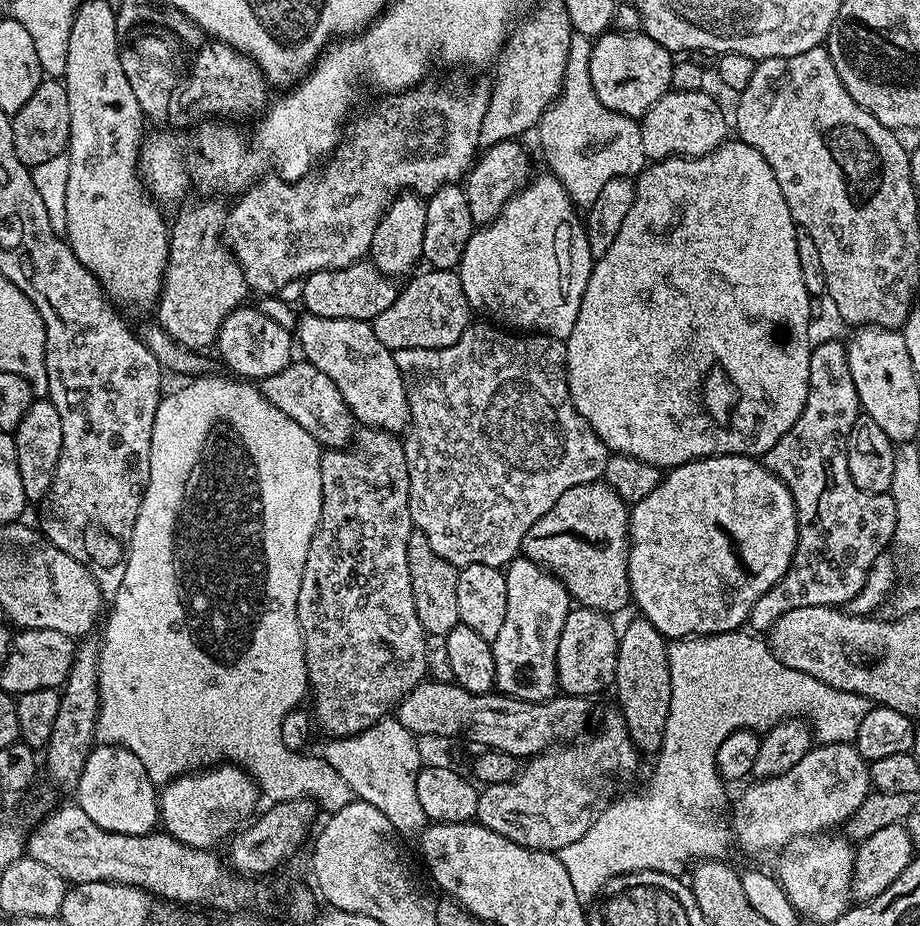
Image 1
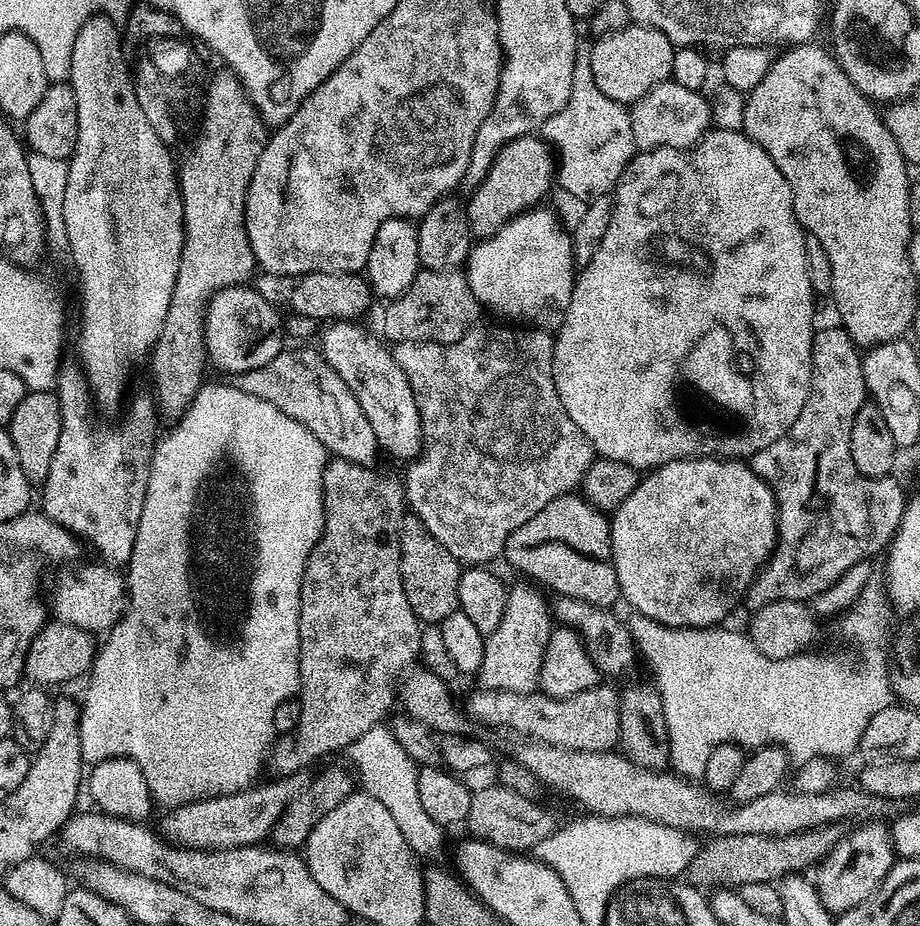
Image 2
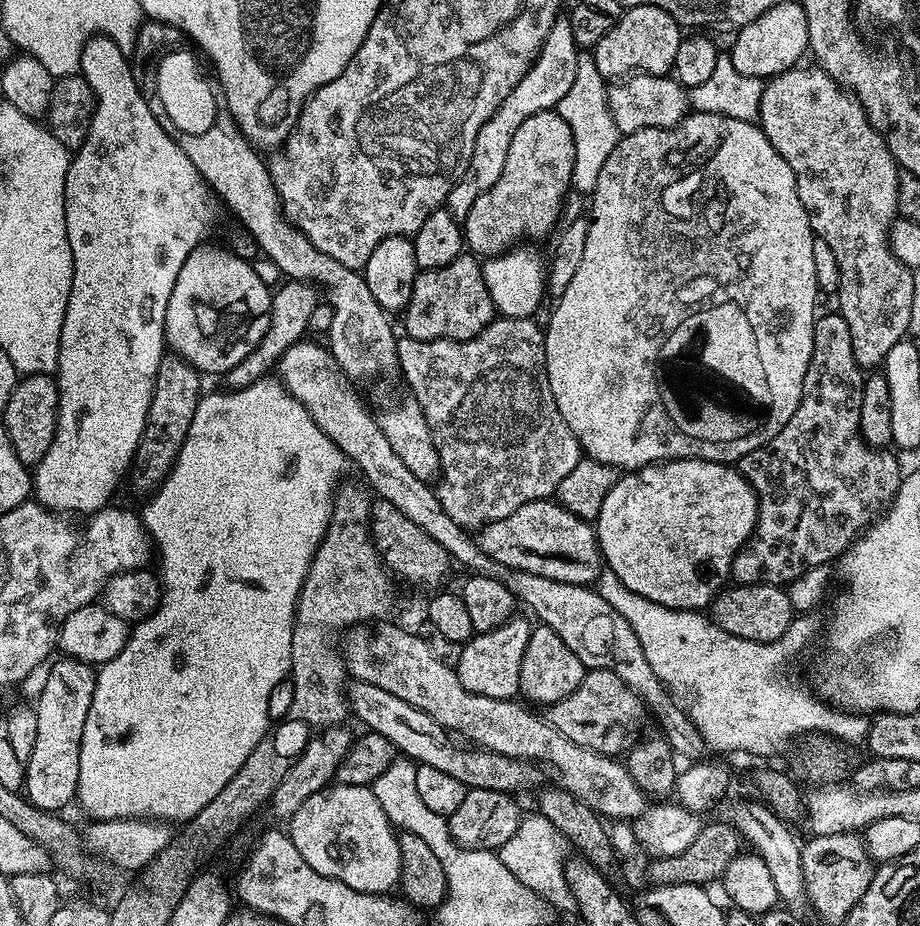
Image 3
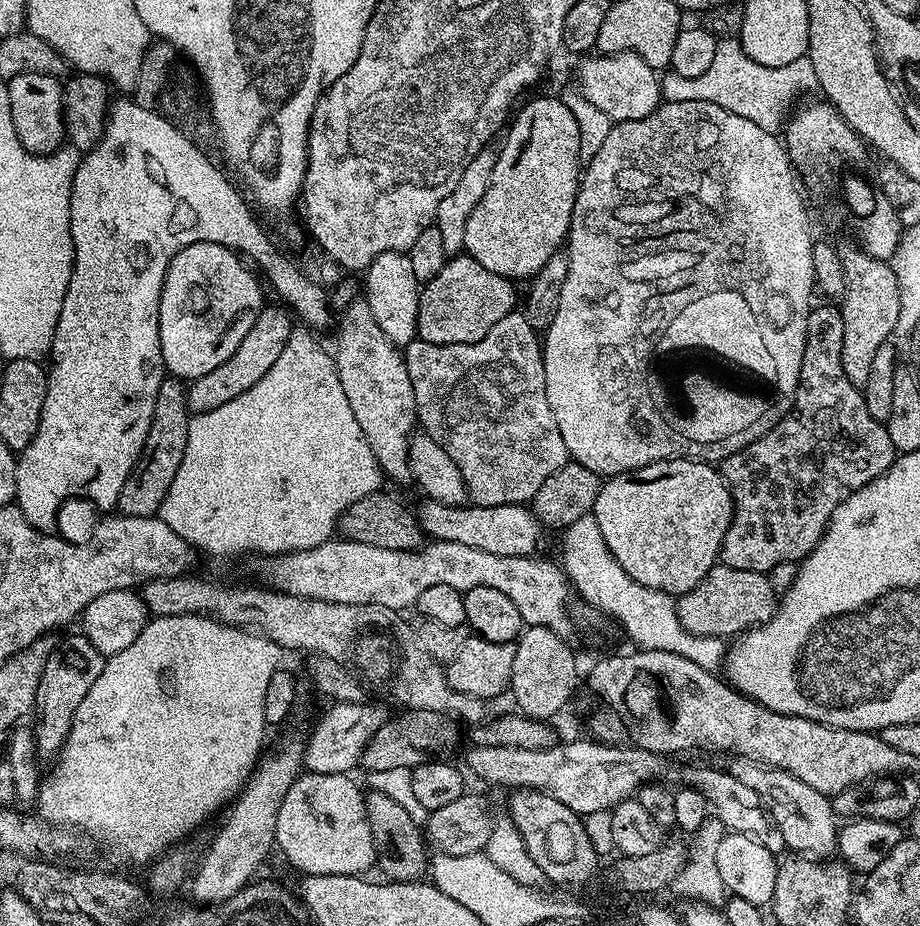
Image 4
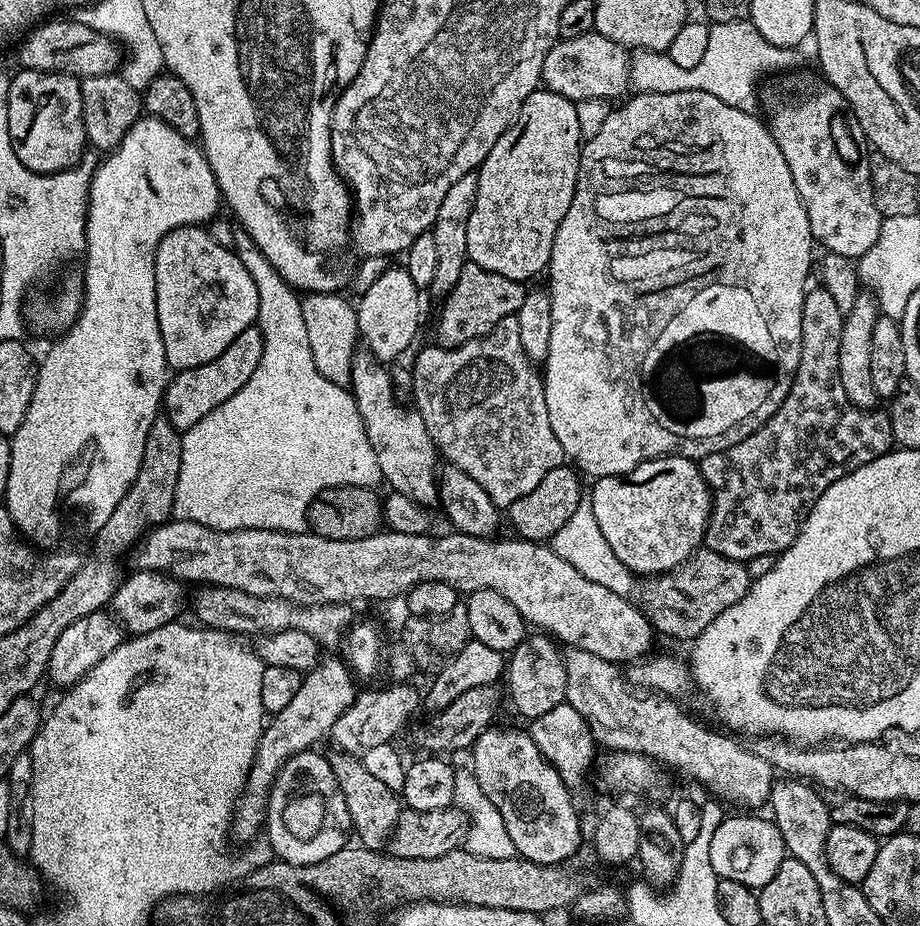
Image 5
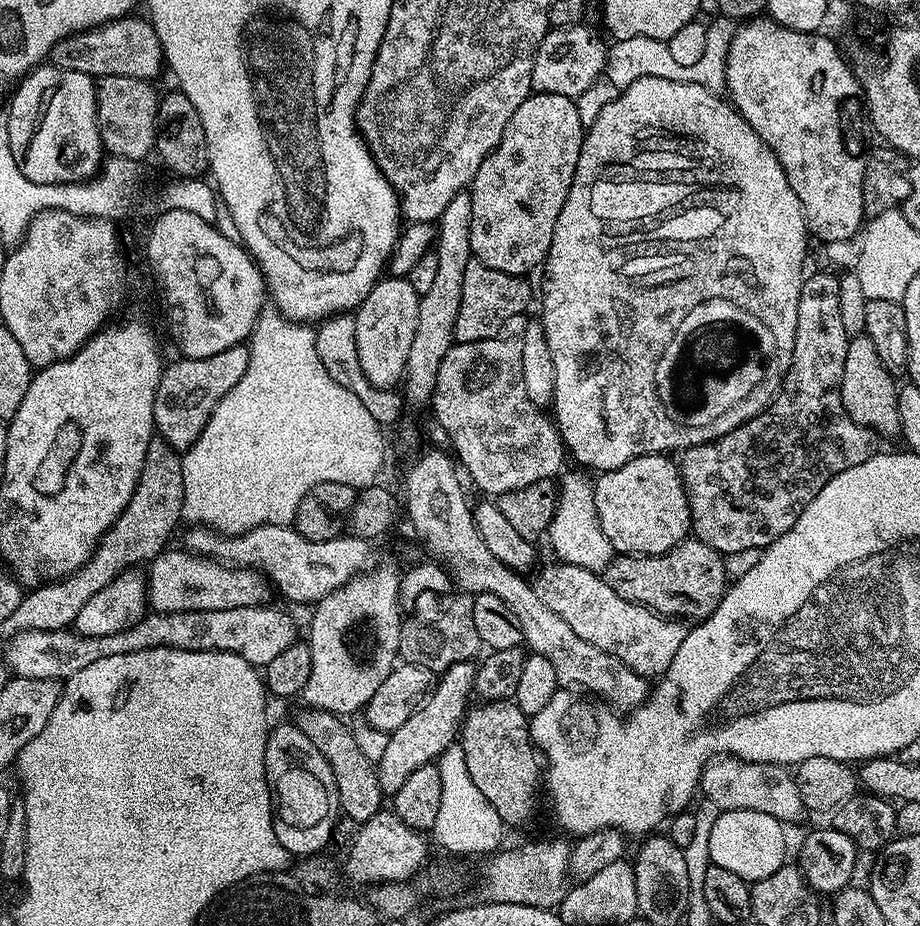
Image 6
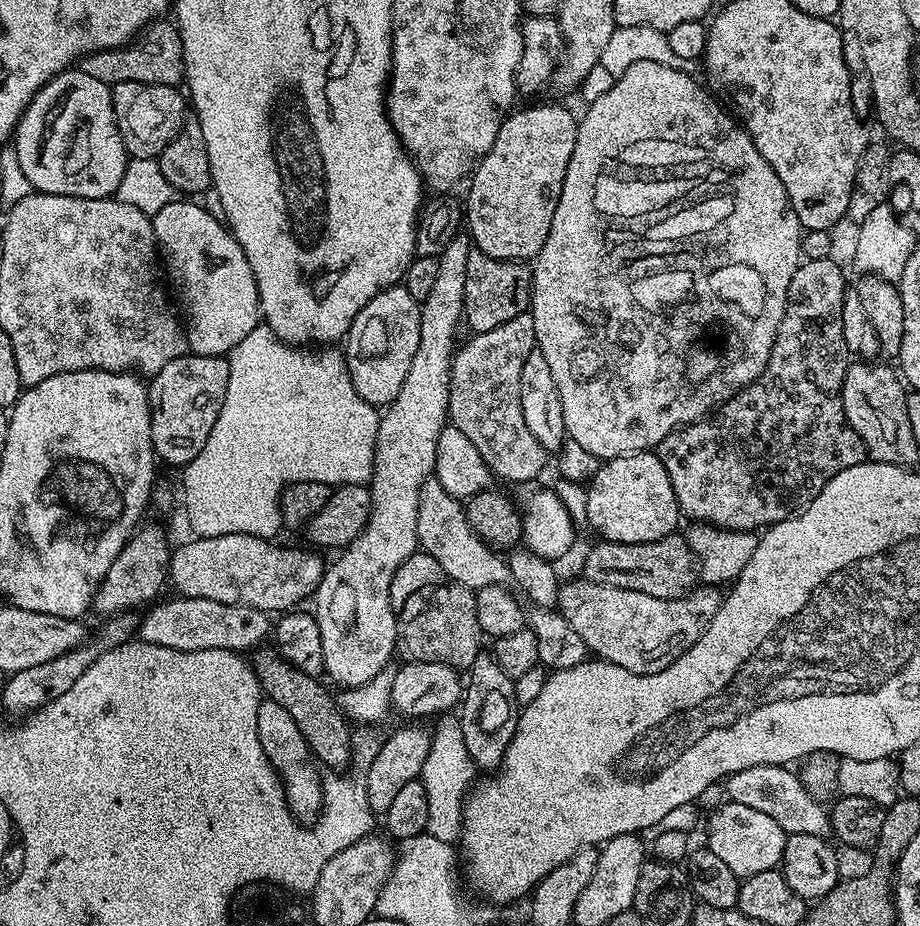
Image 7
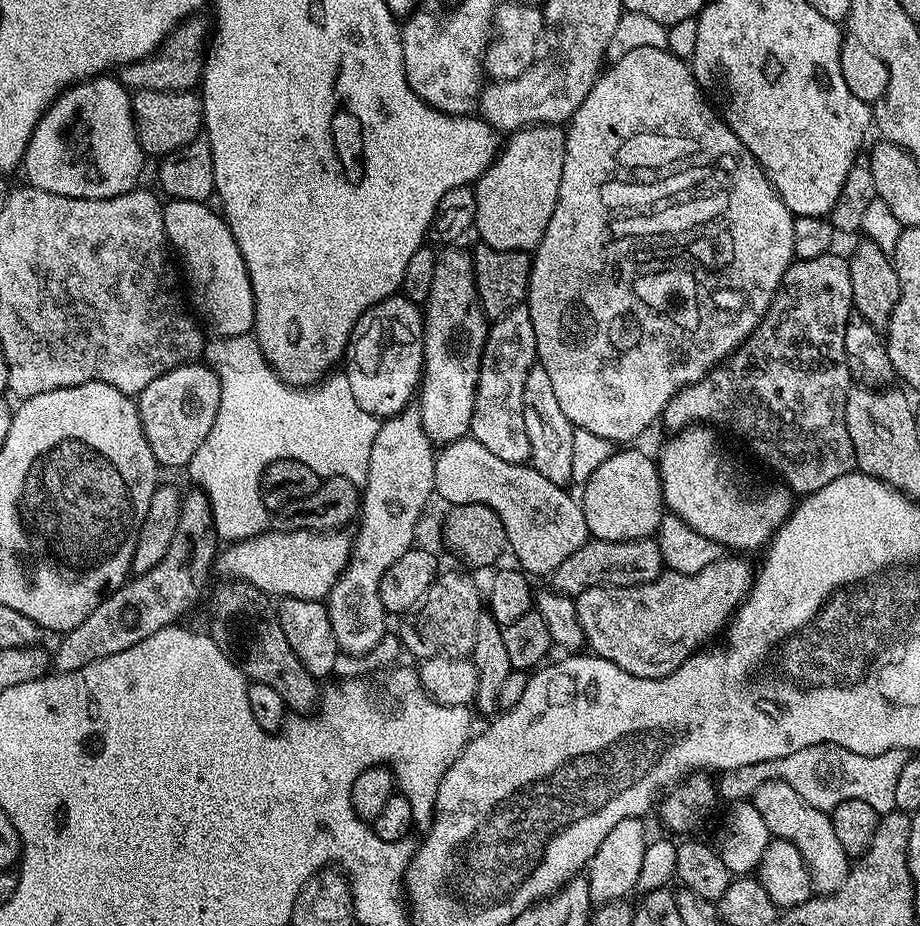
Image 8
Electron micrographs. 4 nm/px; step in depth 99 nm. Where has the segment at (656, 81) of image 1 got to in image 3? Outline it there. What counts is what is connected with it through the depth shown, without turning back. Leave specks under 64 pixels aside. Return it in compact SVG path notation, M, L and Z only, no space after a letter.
M658 6L624 8L617 24L596 44L596 65L606 78L624 78L629 74L667 76L674 66L674 54L678 54L681 39L680 23L670 18L666 10Z

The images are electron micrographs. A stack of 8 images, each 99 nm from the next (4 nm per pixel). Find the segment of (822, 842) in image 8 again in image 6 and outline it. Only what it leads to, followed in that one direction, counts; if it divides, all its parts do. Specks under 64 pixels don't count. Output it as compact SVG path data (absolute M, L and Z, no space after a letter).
M725 754L704 767L704 773L700 775L699 791L721 810L748 809L764 812L784 824L790 824L804 812L795 777L787 767L780 764L750 763L749 760Z

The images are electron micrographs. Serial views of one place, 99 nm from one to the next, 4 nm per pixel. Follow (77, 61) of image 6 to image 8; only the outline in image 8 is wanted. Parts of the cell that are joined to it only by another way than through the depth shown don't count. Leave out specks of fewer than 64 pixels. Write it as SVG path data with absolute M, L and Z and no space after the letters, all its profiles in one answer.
M196 14L178 25L164 43L152 53L133 64L119 69L118 79L129 90L162 90L163 92L190 92L201 83L204 75L206 41L210 36L210 24Z

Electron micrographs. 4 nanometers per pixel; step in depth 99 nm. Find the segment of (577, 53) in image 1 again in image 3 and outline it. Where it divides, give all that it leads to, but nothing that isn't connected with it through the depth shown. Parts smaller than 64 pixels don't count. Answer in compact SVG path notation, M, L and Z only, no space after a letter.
M588 50L578 51L578 67L574 70L574 82L562 97L562 102L556 104L554 111L566 118L566 126L570 126L570 134L574 134L572 188L584 194L590 194L595 190L598 174L622 135L616 129L616 123L610 114L608 89L606 77L596 65L595 55Z

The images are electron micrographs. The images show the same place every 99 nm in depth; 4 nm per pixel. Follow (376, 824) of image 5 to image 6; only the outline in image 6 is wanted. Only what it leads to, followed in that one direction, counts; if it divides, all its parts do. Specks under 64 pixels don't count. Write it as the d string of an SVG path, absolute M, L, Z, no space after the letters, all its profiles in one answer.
M304 710L300 717L295 717L295 724L300 727L302 734L318 746L318 754L330 762L330 770L334 774L334 782L338 786L338 798L340 799L340 810L345 817L363 822L369 820L372 815L381 811L382 802L385 803L384 791L376 777L374 761L366 758L362 750L358 750L356 733L351 727L347 728L341 717L335 716L333 712L317 712L315 710Z

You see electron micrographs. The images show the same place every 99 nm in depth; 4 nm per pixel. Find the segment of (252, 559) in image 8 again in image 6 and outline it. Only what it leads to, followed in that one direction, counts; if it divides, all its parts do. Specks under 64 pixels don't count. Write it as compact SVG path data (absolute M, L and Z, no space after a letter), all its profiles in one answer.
M165 550L146 568L148 606L162 614L197 612L198 610L234 610L246 606L264 606L274 596L270 581L253 568L234 568L207 556L195 556L190 551Z

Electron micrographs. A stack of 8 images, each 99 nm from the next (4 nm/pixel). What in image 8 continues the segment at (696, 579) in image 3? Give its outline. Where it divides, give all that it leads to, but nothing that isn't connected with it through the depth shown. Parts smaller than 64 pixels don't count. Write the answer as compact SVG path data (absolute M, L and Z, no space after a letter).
M613 451L612 458L602 462L582 485L582 505L589 533L597 540L647 540L655 537L666 505L655 459L644 452Z

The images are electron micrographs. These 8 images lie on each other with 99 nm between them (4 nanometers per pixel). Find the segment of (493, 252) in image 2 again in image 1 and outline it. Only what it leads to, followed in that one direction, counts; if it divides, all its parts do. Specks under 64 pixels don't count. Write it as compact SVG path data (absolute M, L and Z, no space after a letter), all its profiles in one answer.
M551 174L543 175L533 175L524 189L506 202L491 224L477 227L473 231L470 242L466 242L458 271L468 304L477 313L485 312L488 315L485 317L495 318L512 330L531 330L536 334L567 341L578 318L586 282L590 282L594 257L583 227L575 228L572 225L578 209L566 194L562 182L558 182L558 178Z

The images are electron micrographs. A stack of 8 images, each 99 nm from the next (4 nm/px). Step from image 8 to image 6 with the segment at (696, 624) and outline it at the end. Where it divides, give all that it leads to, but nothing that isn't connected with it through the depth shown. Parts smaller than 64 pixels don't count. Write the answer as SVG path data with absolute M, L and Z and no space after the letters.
M551 563L544 569L541 567L535 573L536 580L531 581L538 598L546 602L546 606L550 606L554 614L559 614L569 624L570 630L578 634L578 638L586 638L590 646L598 646L598 650L618 658L618 662L630 666L630 670L634 670L639 676L663 676L670 662L674 662L674 654L678 654L678 646L682 646L682 638L686 638L688 628L680 625L683 623L679 619L659 616L645 604L618 598L618 594L610 590L603 575L582 566Z

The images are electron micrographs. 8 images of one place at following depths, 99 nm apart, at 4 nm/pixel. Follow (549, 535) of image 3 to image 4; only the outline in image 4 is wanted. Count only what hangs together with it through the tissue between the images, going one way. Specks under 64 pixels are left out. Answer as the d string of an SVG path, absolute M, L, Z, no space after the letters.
M421 499L418 507L420 529L425 537L446 542L462 542L462 546L474 546L474 550L486 550L489 554L503 556L531 556L540 544L542 525L531 507L522 504L502 506L457 506L437 500Z

